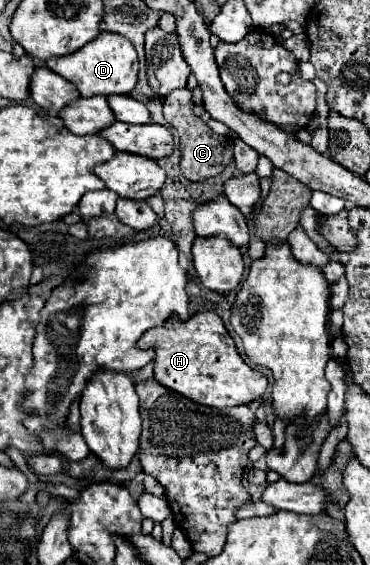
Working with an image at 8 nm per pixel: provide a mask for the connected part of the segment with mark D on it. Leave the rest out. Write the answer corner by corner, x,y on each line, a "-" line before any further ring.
100,33
90,45
84,45
78,53
70,53
70,57
56,57
50,59
48,69
58,73
60,77
76,83
76,89
82,97
94,95
128,95
138,83
138,57
134,45
118,35
118,33

